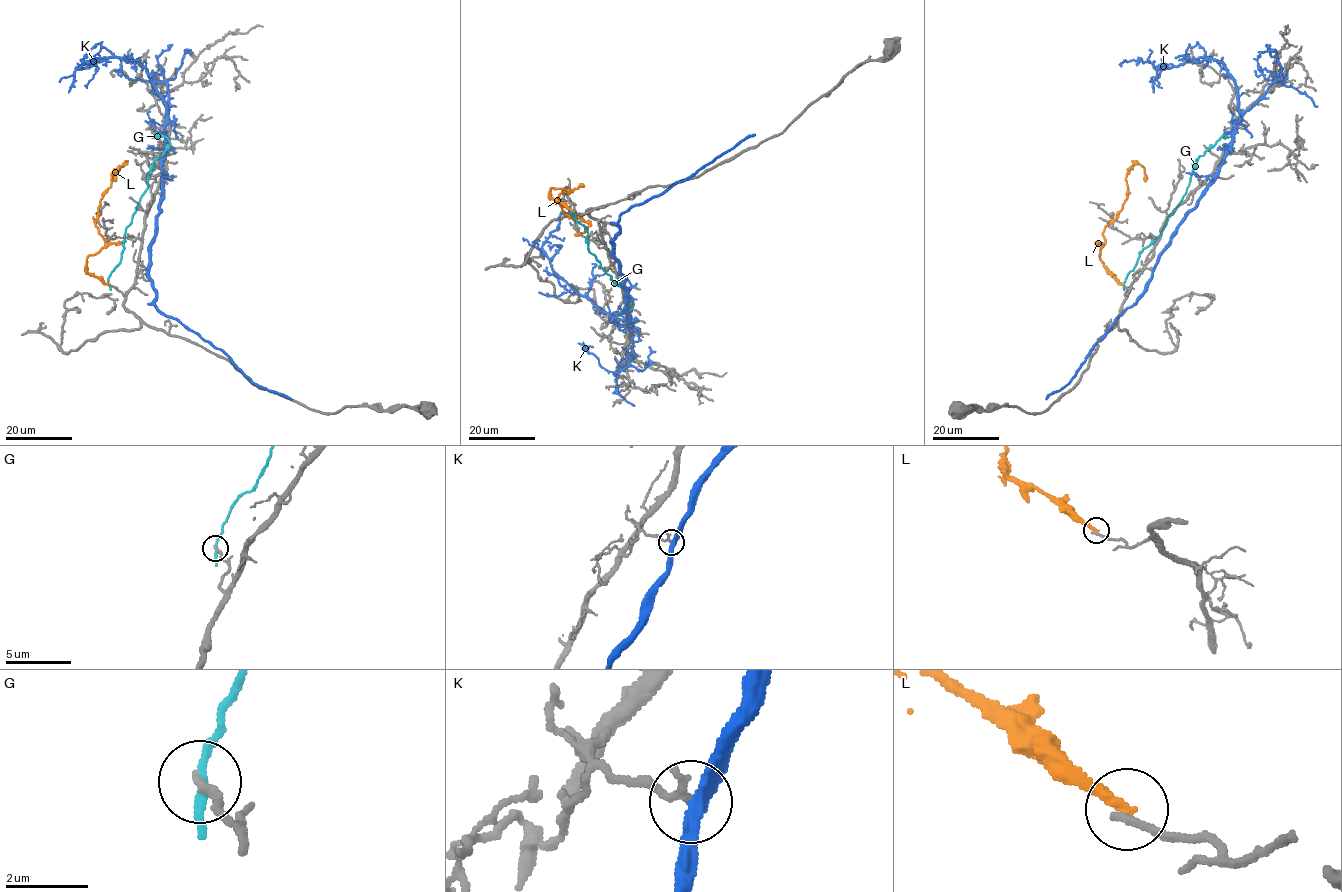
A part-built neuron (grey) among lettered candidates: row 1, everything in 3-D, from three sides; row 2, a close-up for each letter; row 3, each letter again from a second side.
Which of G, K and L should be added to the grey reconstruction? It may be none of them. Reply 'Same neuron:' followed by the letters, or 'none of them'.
Same neuron: none of them

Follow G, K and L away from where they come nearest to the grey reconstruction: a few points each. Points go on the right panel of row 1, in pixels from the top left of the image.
G: (1123, 285), (1140, 253), (1162, 230), (1188, 187), (1198, 157), (1222, 136), (1228, 138)
K: (1152, 270), (1232, 143), (1239, 101), (1230, 74), (1211, 58), (1169, 68), (1140, 60), (1119, 65)
L: (1122, 284), (1100, 256), (1102, 233), (1122, 207), (1126, 175), (1135, 163), (1144, 167), (1145, 181)

